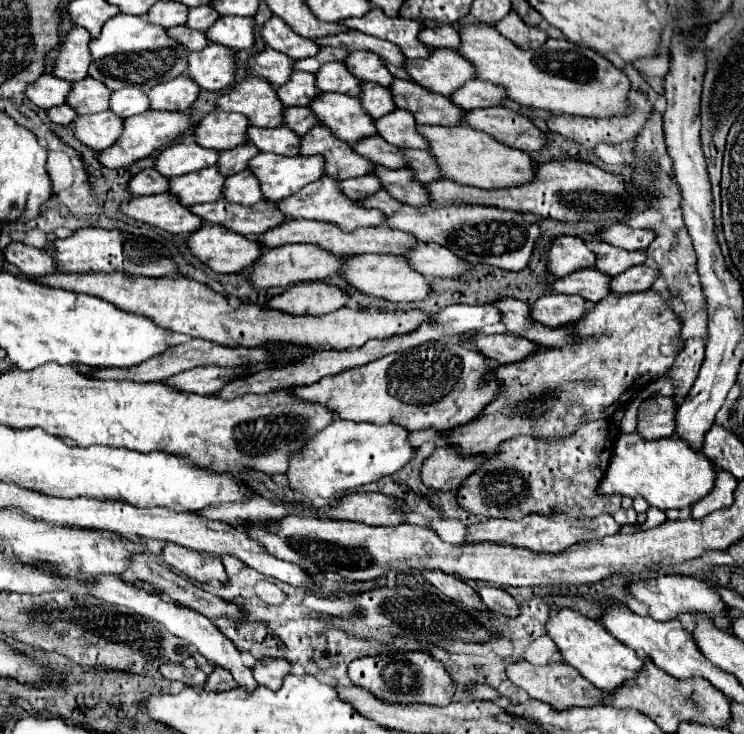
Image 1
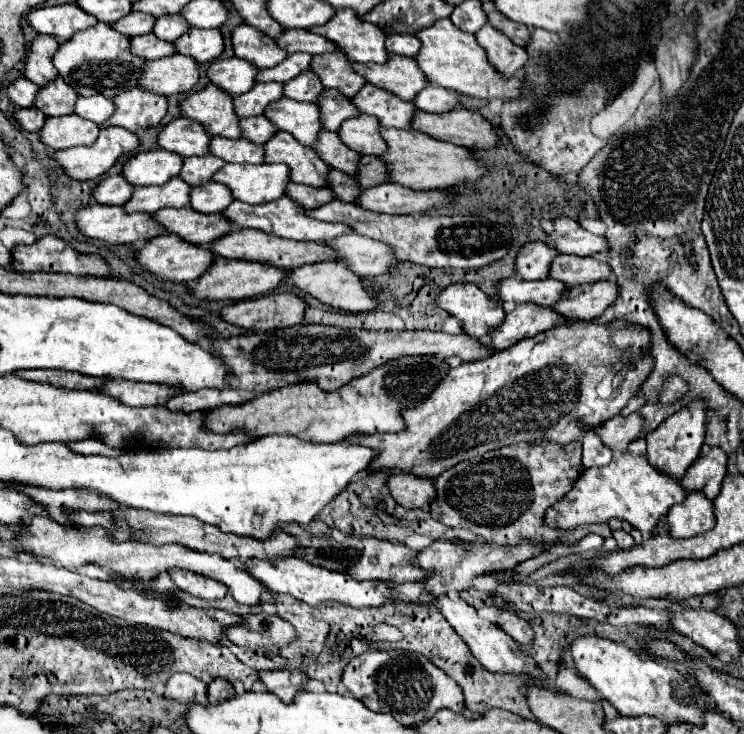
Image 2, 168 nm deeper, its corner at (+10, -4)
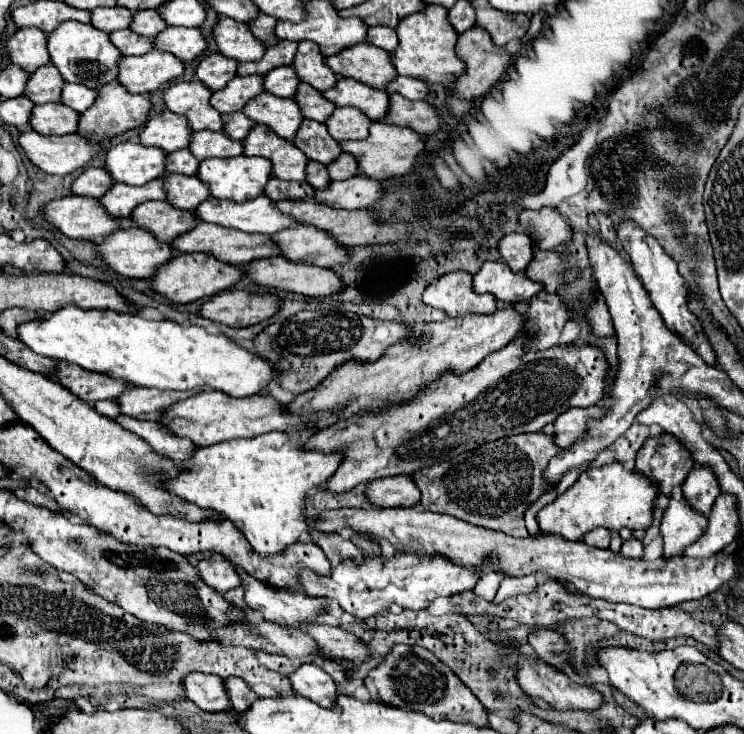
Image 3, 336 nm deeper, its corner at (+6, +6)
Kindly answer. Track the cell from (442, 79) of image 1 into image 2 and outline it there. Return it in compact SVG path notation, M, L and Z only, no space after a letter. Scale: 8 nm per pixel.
M391 56L385 64L357 64L355 70L363 74L367 82L385 88L407 102L429 86L427 76L411 56Z

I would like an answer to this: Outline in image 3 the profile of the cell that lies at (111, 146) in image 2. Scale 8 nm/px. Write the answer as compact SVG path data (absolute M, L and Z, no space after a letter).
M23 130L19 134L19 144L39 170L59 176L75 172L99 152L99 144L79 140L75 134L41 136L35 130Z

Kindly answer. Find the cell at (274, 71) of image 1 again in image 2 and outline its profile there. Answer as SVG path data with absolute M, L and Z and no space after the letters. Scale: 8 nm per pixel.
M235 56L235 58L227 58L227 60L215 60L209 66L207 76L219 88L231 92L233 96L239 96L239 94L249 92L257 84L257 80L255 80L257 72L259 72L259 68L253 62L241 60Z

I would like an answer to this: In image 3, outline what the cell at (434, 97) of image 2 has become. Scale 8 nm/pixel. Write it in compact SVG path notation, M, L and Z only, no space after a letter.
M399 76L399 78L395 78L393 82L387 84L385 92L387 94L395 94L397 92L397 94L409 98L409 100L423 100L427 96L427 86L425 86L425 82L421 82L417 78Z

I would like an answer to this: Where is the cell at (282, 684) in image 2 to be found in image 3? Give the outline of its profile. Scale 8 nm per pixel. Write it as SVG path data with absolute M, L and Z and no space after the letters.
M303 664L297 672L289 676L293 690L323 708L331 708L339 696L333 678L315 664Z

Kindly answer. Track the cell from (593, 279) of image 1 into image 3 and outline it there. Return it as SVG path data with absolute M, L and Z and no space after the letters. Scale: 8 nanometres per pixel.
M483 262L481 270L473 274L473 290L477 294L489 292L503 302L521 302L533 298L533 294L541 292L543 286L525 278L523 272L511 272L503 262Z

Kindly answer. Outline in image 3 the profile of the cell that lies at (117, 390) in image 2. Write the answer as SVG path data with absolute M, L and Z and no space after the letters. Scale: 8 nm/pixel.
M57 362L55 370L51 372L51 380L65 386L69 392L73 392L87 404L95 404L99 400L113 400L117 398L117 394L131 388L113 378L105 378L105 374L93 374L69 362Z

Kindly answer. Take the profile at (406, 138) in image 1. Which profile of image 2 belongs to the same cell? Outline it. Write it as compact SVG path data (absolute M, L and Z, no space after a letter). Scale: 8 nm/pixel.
M359 114L357 118L345 120L339 128L341 140L361 154L375 154L381 156L389 150L385 140L381 140L381 124L373 116Z

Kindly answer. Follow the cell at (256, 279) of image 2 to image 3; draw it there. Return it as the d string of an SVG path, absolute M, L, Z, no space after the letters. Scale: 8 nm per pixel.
M173 254L173 258L161 266L157 266L151 288L153 292L165 296L173 304L187 304L199 298L209 298L217 292L223 292L231 288L241 278L241 268L237 266L225 266L223 262L215 262L215 258L209 258L209 254Z

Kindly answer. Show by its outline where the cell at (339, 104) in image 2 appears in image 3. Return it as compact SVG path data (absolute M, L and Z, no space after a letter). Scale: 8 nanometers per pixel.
M301 82L297 86L295 102L299 104L303 118L309 118L315 122L325 122L329 118L331 110L335 108L331 102L325 102L325 98L321 98L321 92L313 90L311 86L305 86L305 82Z

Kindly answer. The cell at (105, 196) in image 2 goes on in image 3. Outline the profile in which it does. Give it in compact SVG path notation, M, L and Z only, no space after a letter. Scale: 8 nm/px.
M85 168L79 178L73 180L71 194L99 198L101 194L105 194L105 190L109 190L111 184L113 182L109 182L109 174L105 174L103 168Z

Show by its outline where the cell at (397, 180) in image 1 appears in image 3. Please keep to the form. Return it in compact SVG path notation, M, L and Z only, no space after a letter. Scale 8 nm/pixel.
M307 162L307 184L313 186L315 190L325 190L325 186L331 182L327 176L327 168L319 162Z

